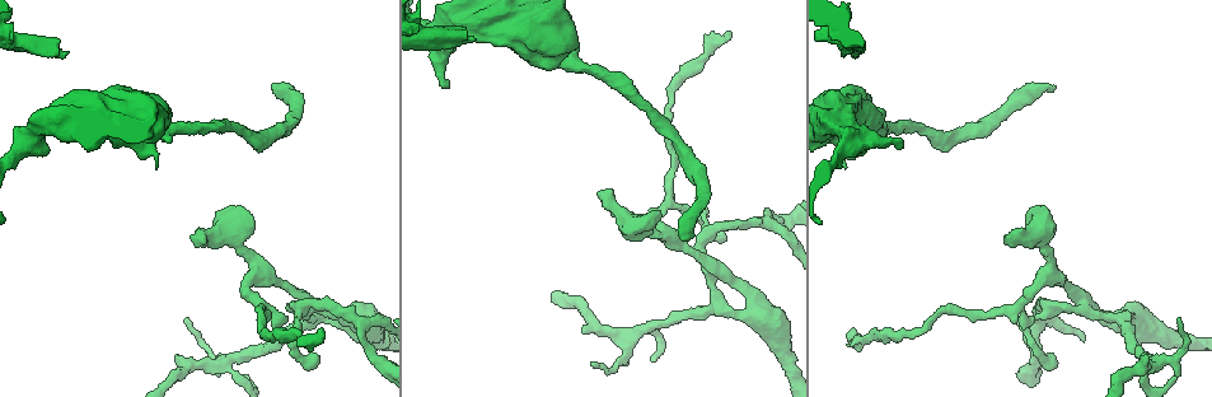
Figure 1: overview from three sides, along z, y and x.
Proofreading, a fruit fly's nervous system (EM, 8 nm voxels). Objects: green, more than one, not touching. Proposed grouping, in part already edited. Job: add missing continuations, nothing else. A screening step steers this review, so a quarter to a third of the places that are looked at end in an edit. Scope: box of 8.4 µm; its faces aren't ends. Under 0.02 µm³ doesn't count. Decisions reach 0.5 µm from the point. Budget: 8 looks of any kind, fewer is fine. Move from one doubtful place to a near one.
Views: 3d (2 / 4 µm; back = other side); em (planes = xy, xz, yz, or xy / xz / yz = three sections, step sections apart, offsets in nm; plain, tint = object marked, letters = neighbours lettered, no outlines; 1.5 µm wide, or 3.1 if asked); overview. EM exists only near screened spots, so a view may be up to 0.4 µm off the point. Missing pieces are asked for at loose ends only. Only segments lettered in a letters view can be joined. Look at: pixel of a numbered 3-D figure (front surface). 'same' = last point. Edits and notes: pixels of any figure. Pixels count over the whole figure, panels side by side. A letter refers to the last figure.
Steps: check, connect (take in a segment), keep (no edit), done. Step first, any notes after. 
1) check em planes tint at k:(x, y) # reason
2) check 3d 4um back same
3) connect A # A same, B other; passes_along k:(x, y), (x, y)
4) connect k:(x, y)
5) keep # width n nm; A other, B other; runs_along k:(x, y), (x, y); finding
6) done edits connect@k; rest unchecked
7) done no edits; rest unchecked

check em planes letters at 1:(276, 87) # free end

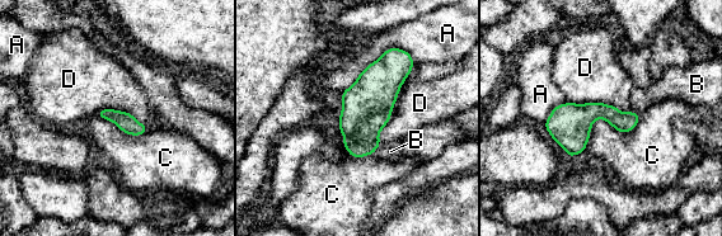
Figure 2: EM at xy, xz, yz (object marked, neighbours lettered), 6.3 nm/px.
connect B # A other, B same, C other, D other; passes_along 2:(361, 119), (376, 147), (390, 151); it goes on there

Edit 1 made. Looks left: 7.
check 3d 4um at 1:(727, 39) # an open end

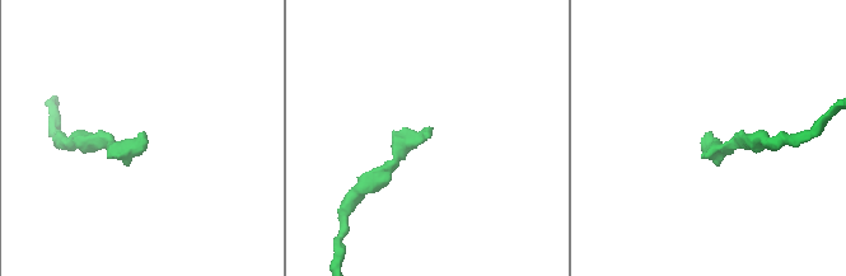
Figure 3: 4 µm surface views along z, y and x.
check em xy step 4 tint at 3:(430, 134) # shape alone is not enough

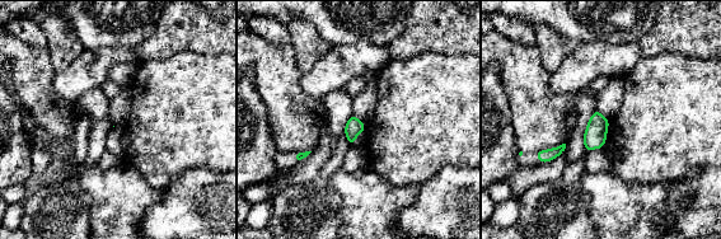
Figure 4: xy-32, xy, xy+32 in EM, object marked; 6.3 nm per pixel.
check em planes letters same

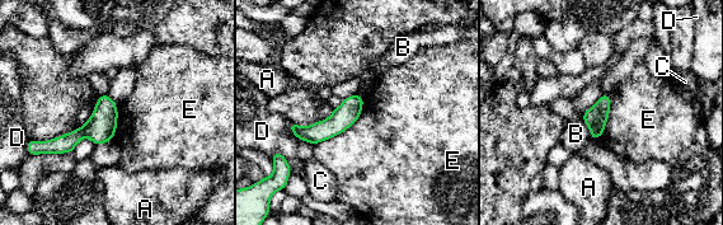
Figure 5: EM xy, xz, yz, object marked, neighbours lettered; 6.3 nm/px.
keep # longest_contact E 440 nm; A other, B other, C other, D other, E other; border 5:(364, 98), (348, 127), (313, 145); no lettered segment goes on from it

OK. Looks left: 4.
check 3d 4um at 1:(475, 41) # free end

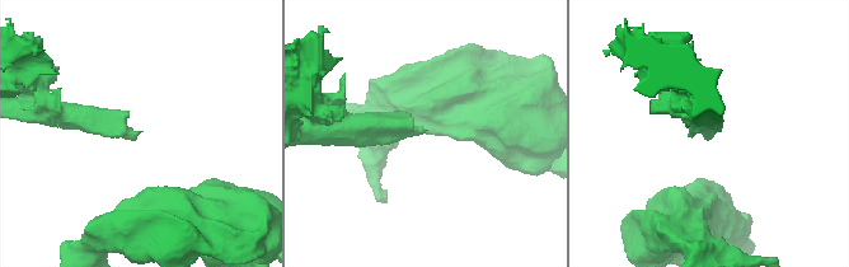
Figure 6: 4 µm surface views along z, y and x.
check em 3.1um planes letters at 6:(709, 133) # shape alone is not enough

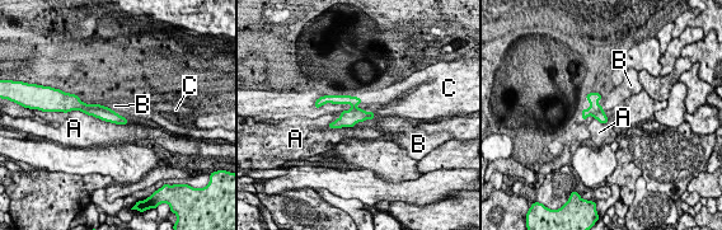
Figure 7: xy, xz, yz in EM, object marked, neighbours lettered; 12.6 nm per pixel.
connect C # longest_contact A 600 nm; A other, B other, C same; the neuron continues

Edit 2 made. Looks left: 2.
done edits connect@2, connect@7; rest unchecked

